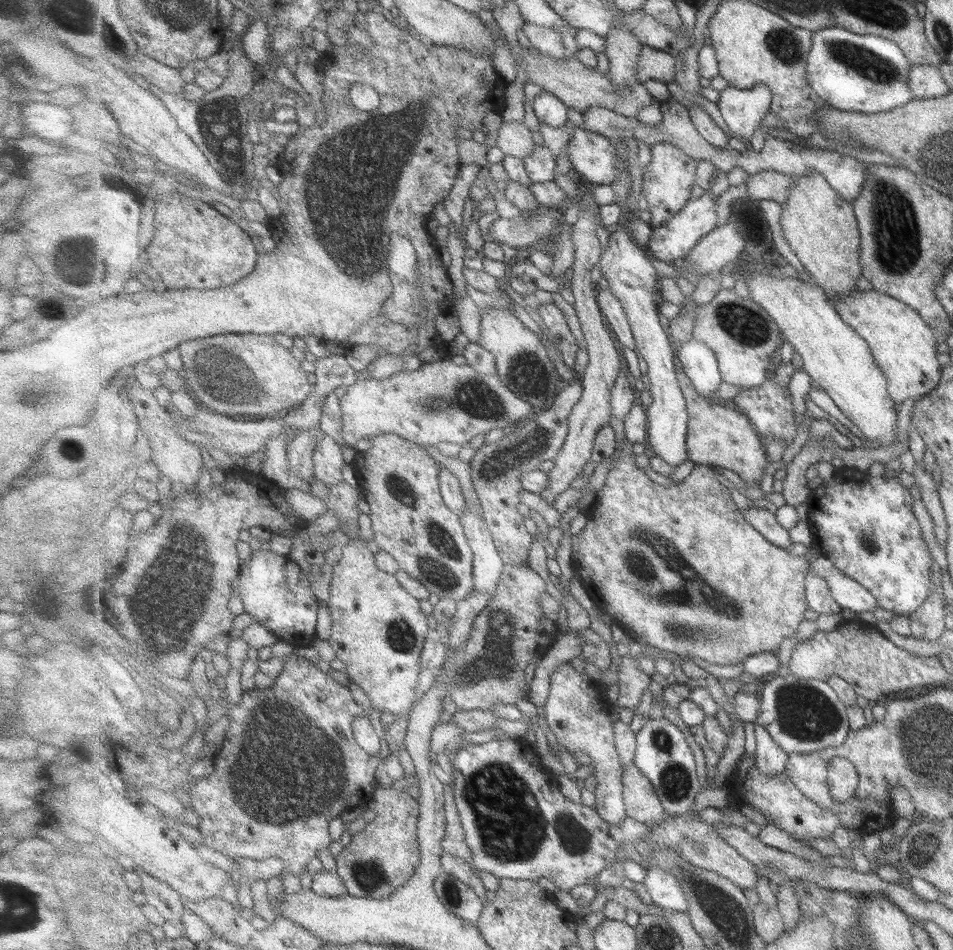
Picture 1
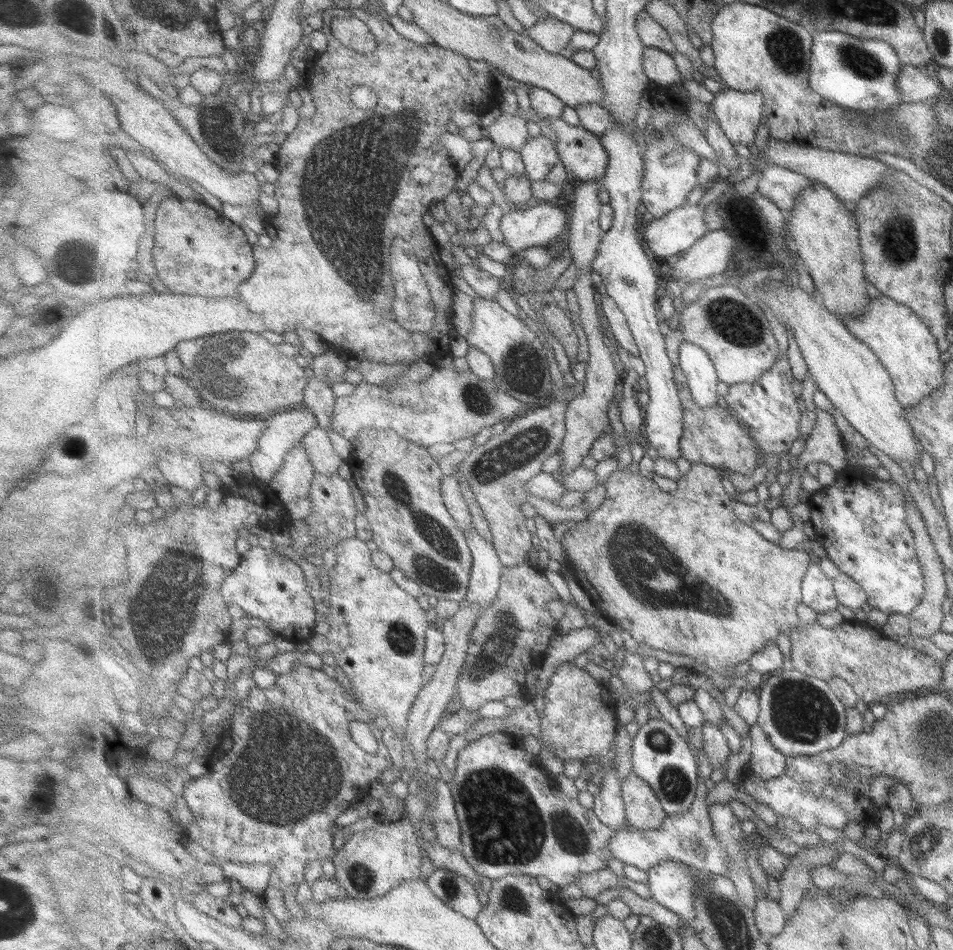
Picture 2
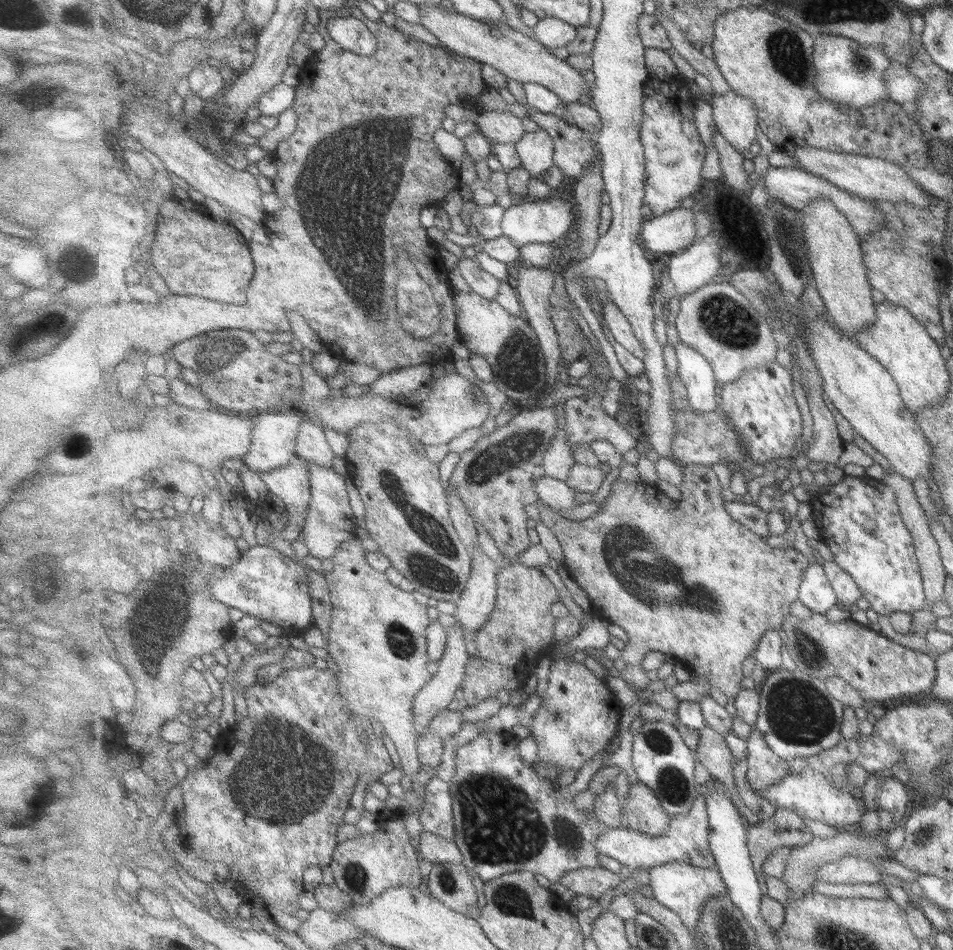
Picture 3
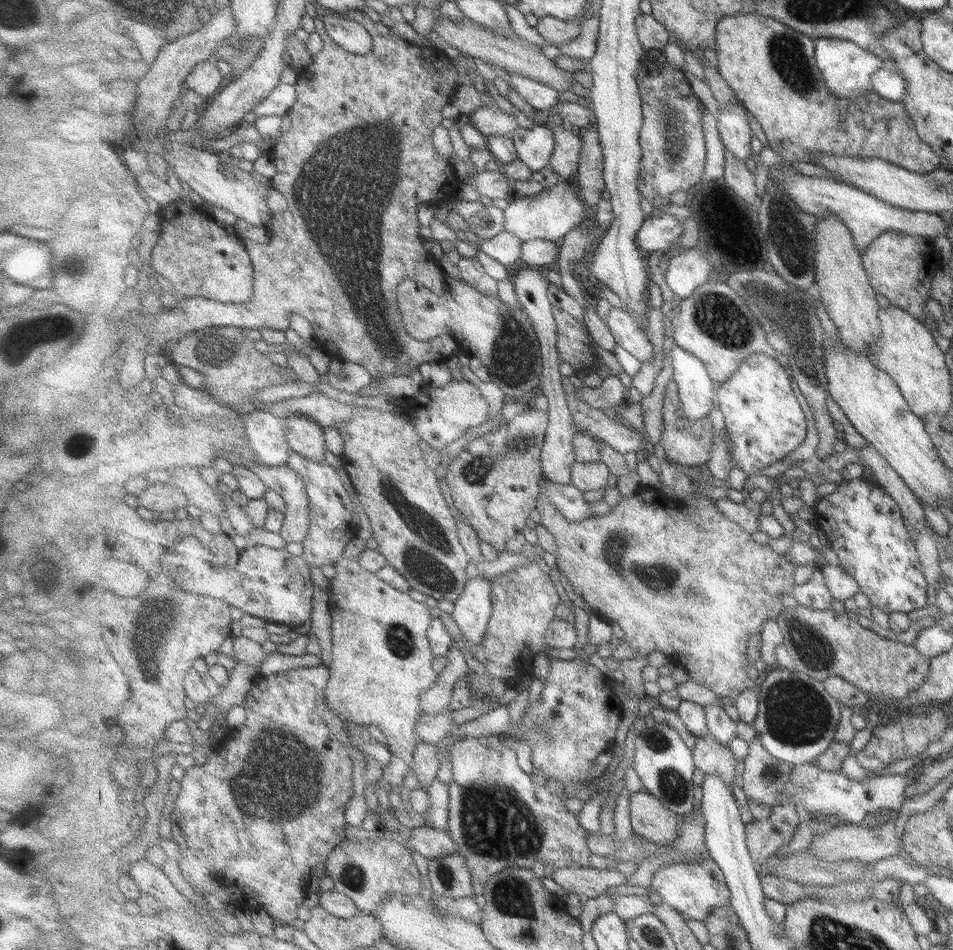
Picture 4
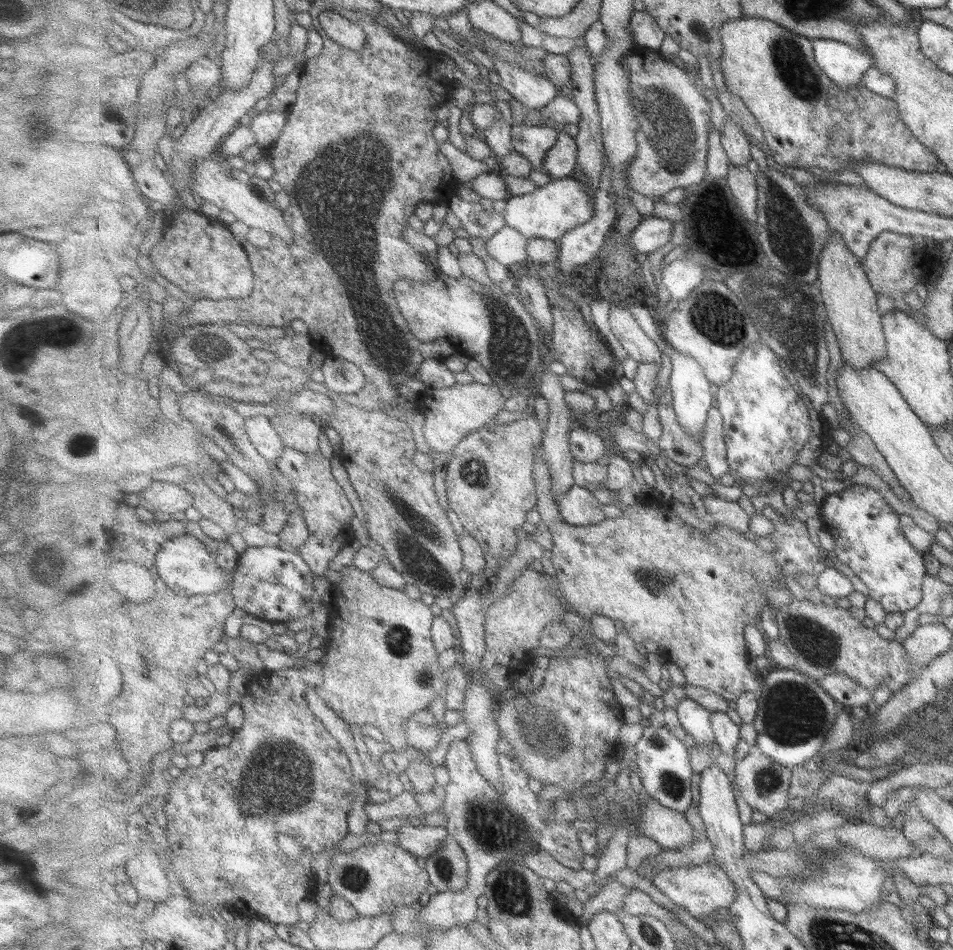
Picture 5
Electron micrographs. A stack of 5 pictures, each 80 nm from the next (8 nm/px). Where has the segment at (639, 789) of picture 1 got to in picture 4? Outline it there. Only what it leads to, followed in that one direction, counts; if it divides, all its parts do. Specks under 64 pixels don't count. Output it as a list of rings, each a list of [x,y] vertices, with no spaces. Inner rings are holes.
[[[644,788],[632,794],[632,830],[642,839],[669,848],[679,838],[682,816],[672,812]]]

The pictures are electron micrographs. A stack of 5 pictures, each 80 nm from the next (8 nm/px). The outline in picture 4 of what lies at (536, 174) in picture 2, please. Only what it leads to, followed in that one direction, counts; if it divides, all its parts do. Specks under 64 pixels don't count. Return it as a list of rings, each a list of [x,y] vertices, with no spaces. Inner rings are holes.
[[[536,125],[532,129],[518,128],[510,134],[514,140],[518,158],[533,172],[539,172],[549,166],[556,145],[553,131],[545,125]]]

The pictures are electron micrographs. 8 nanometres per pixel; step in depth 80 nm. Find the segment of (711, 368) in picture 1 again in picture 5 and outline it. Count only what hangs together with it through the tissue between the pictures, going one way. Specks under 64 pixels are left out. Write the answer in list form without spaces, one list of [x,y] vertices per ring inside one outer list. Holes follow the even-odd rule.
[[[672,349],[670,359],[672,373],[668,382],[673,391],[673,404],[679,424],[685,428],[687,434],[691,434],[695,438],[702,438],[707,424],[707,412],[715,406],[716,402],[715,394],[711,390],[713,383],[707,379],[702,365],[695,358],[685,356],[685,354],[681,355],[677,350]]]

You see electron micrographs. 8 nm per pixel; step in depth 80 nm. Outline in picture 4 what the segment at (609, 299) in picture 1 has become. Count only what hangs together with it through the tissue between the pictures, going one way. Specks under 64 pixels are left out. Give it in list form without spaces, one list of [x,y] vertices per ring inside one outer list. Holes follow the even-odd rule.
[[[611,307],[605,322],[616,344],[625,349],[641,363],[656,358],[650,336],[641,329],[637,320],[622,308]]]

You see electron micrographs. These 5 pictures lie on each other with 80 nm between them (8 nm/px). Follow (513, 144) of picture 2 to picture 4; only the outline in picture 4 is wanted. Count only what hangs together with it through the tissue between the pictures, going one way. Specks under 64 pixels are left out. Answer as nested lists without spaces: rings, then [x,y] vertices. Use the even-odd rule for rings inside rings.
[[[496,104],[481,105],[471,113],[470,123],[484,138],[507,136],[520,128],[513,114],[506,114]]]

